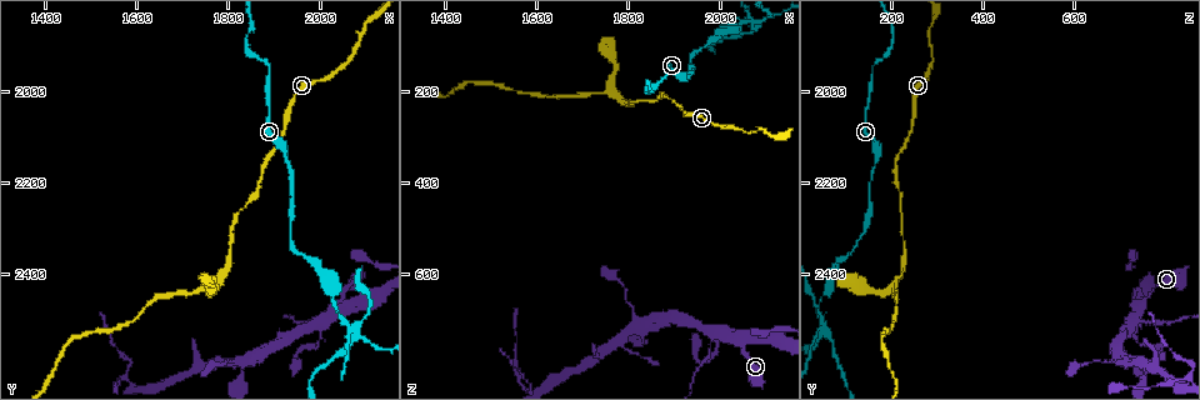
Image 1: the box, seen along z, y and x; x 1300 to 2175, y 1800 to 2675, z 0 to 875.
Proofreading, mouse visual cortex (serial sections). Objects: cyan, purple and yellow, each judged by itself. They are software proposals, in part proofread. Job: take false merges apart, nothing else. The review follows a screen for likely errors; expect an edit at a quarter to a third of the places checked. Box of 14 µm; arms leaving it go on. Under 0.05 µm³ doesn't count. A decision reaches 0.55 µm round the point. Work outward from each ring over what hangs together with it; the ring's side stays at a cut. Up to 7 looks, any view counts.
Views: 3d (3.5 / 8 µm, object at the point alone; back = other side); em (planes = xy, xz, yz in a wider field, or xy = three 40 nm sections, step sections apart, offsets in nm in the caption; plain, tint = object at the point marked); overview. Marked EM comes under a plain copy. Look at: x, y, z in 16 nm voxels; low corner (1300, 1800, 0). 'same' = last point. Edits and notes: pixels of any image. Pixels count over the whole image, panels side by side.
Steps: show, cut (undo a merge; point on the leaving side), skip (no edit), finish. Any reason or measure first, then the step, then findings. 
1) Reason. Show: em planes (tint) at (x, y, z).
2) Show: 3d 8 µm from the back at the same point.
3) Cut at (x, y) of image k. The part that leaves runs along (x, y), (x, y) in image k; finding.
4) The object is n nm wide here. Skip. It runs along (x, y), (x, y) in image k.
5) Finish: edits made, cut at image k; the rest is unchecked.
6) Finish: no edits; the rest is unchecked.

A fork. Show: 3d 3.5 µm at (1760, 2425, 200).

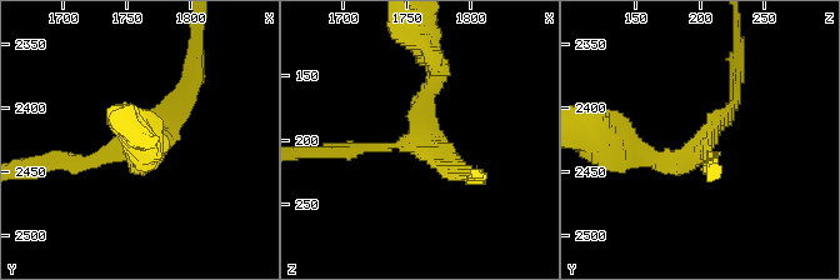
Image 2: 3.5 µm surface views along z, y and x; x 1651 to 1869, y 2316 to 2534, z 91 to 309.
Need the tissue. Show: em xy step 2 (tint) at (1756, 2426, 202).

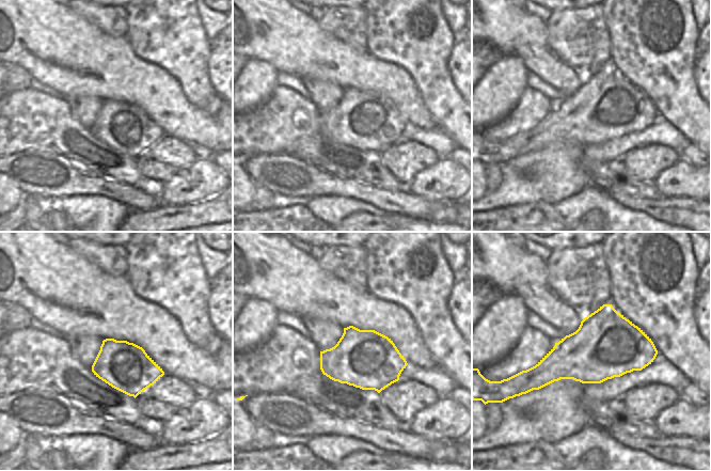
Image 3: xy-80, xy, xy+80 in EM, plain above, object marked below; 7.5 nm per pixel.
The arms are 150, 150, 200 nm wide. Skip. It runs along (736, 86), (695, 151), (638, 148) in image 2; all the same cell.

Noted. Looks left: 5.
Calibre changes. Show: 3d 3.5 µm at (2015, 2420, 60).

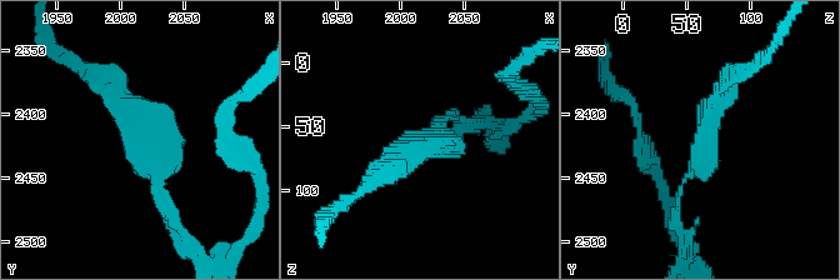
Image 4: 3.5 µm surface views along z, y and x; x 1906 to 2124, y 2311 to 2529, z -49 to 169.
Need the tissue. Show: em xy step 5 (tint) at (2010, 2424, 66).

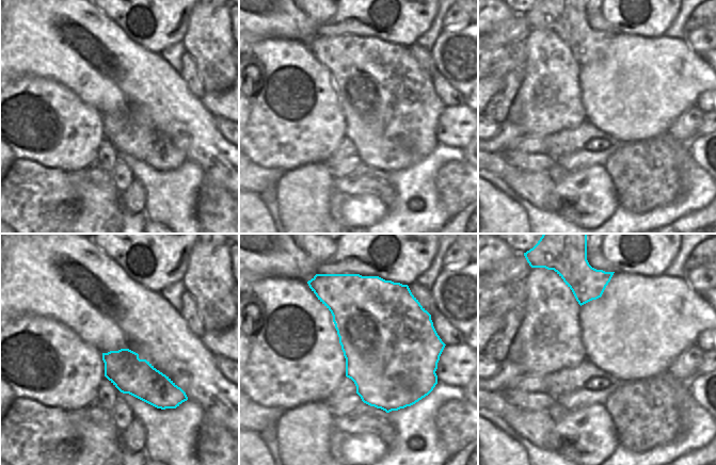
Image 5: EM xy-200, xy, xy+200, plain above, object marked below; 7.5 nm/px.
Skip. Continuous, no second cell.

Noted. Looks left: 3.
Sudden change in width. Show: 3d 3.5 µm at (1990, 2505, 725).

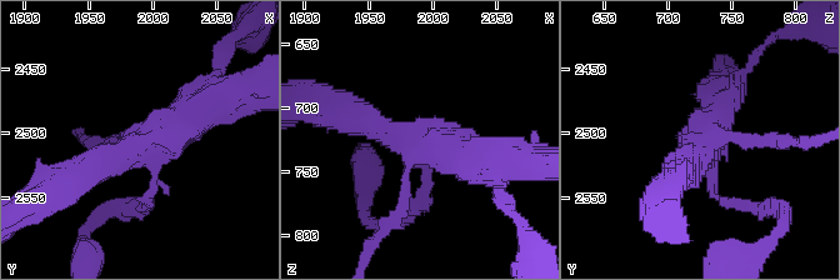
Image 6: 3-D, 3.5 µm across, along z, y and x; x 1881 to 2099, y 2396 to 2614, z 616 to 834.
4 arms meet here; the arms are 150, 150, 350, 400 nm wide; shape alone is not enough. Show: em xy step 2 (tint) at (1994, 2508, 730).

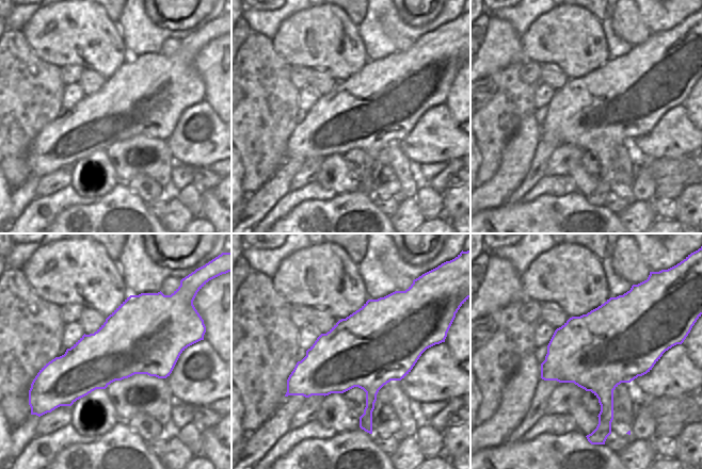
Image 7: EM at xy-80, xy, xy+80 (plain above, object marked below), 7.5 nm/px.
Skip. It runs along (210, 95), (169, 134), (80, 176) in image 6; continuous, no second cell.

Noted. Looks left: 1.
Finish: no edits; the rest is unchecked.

